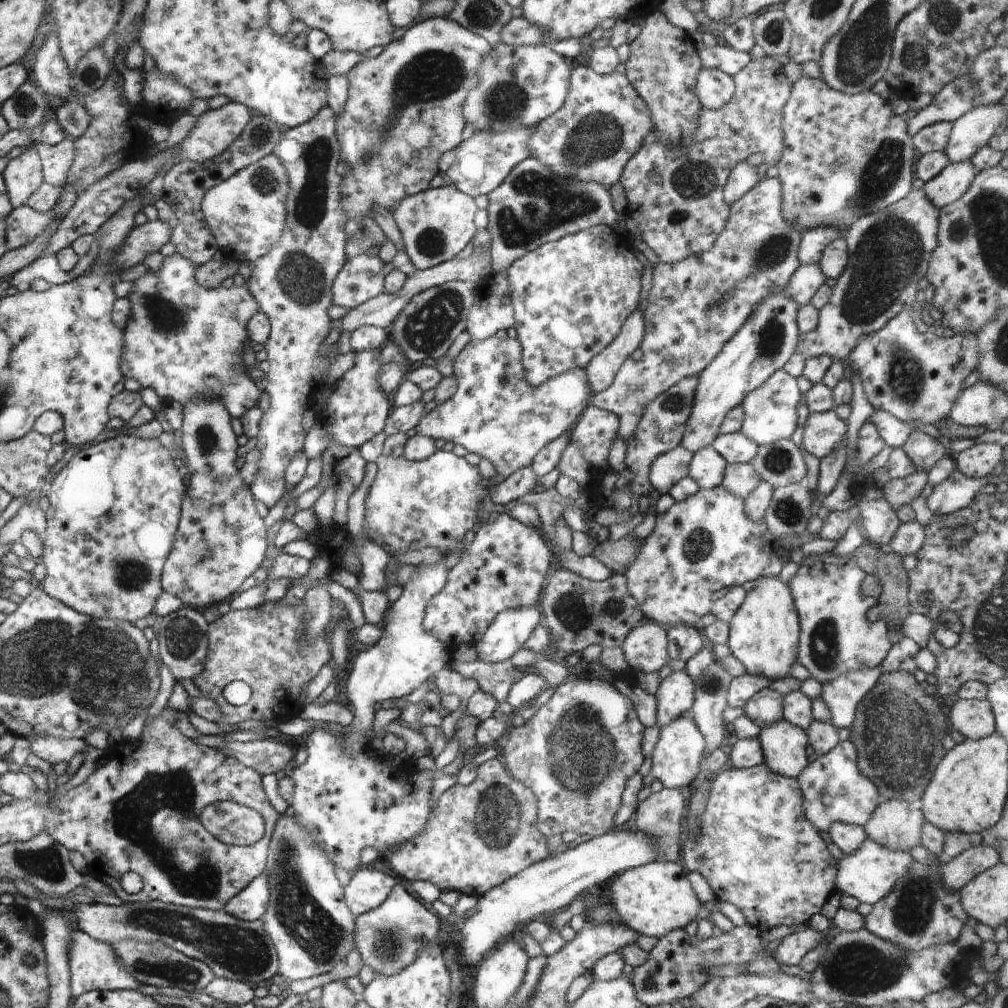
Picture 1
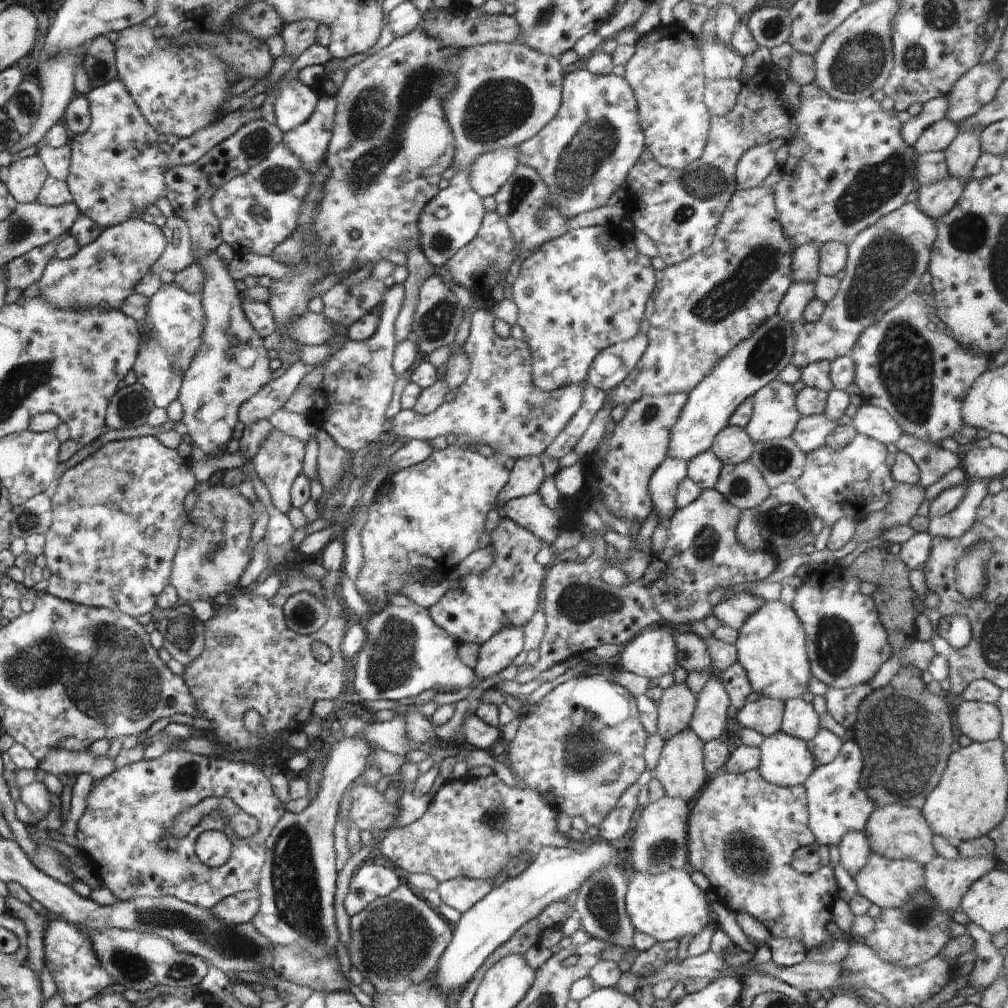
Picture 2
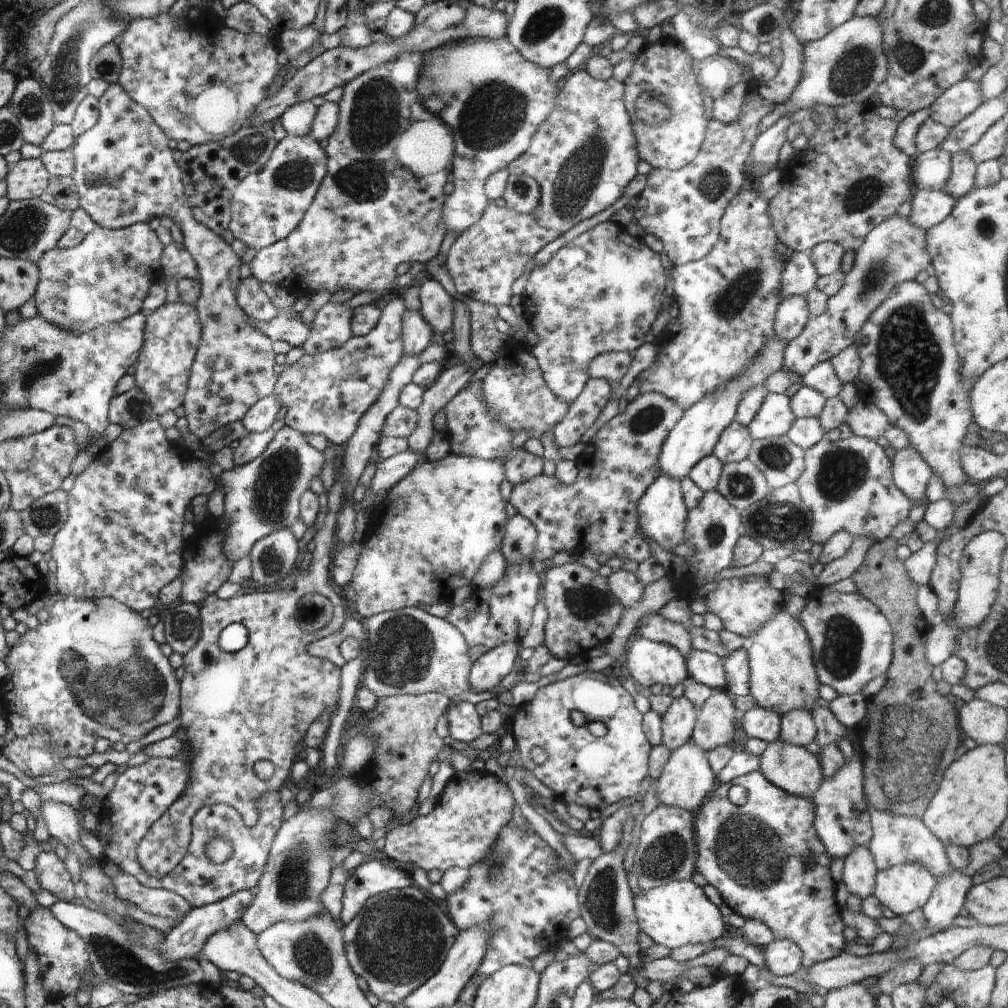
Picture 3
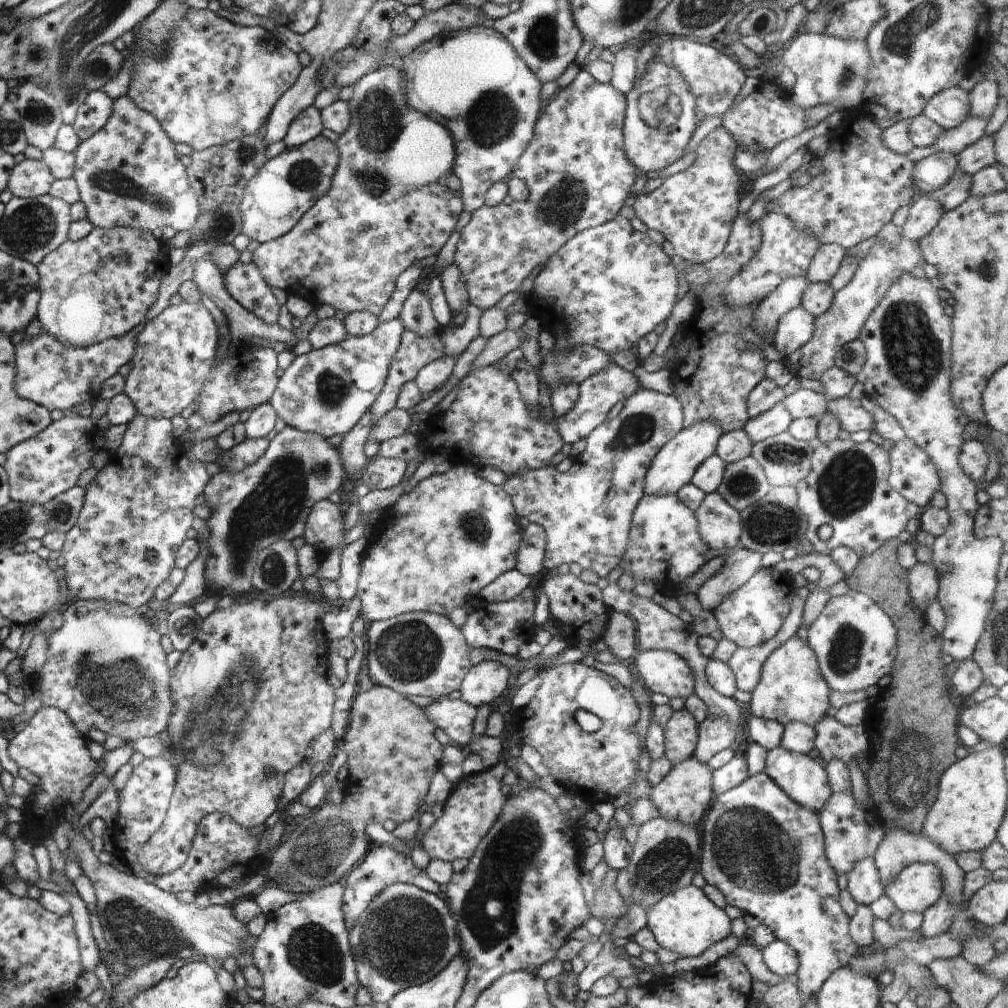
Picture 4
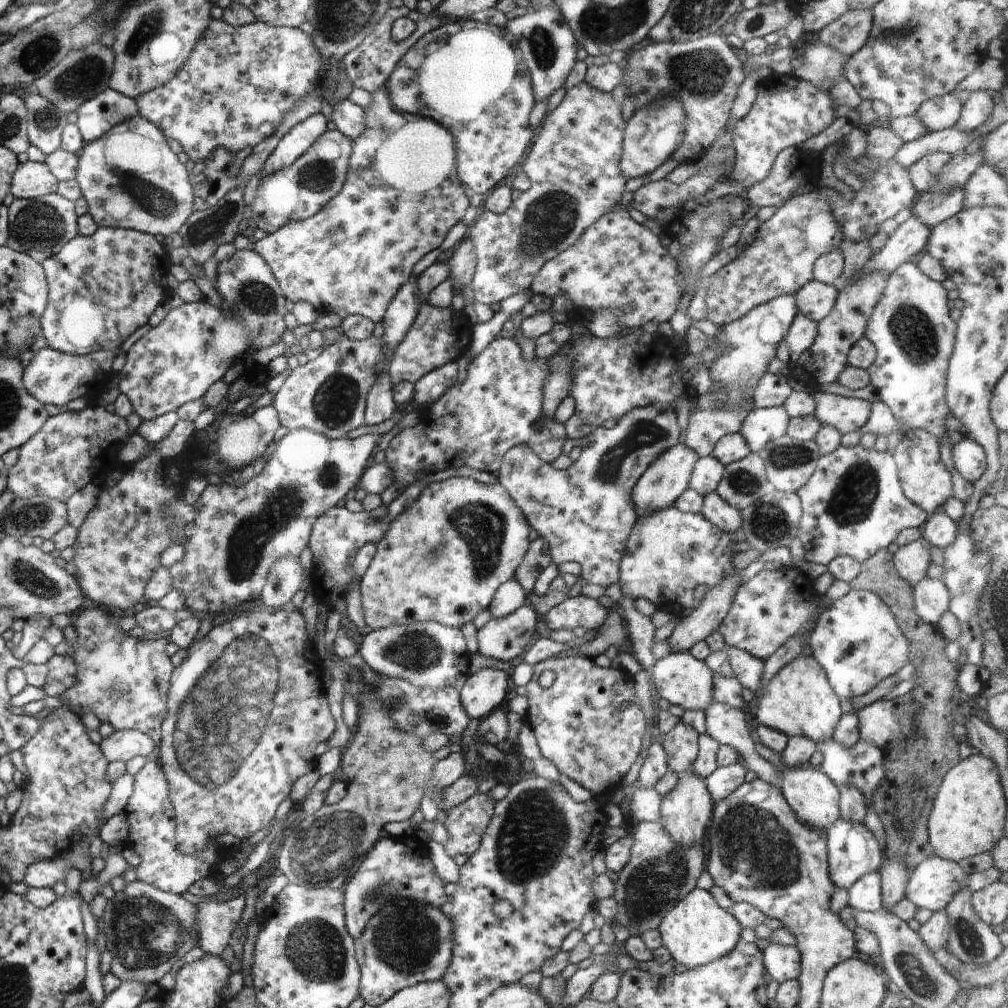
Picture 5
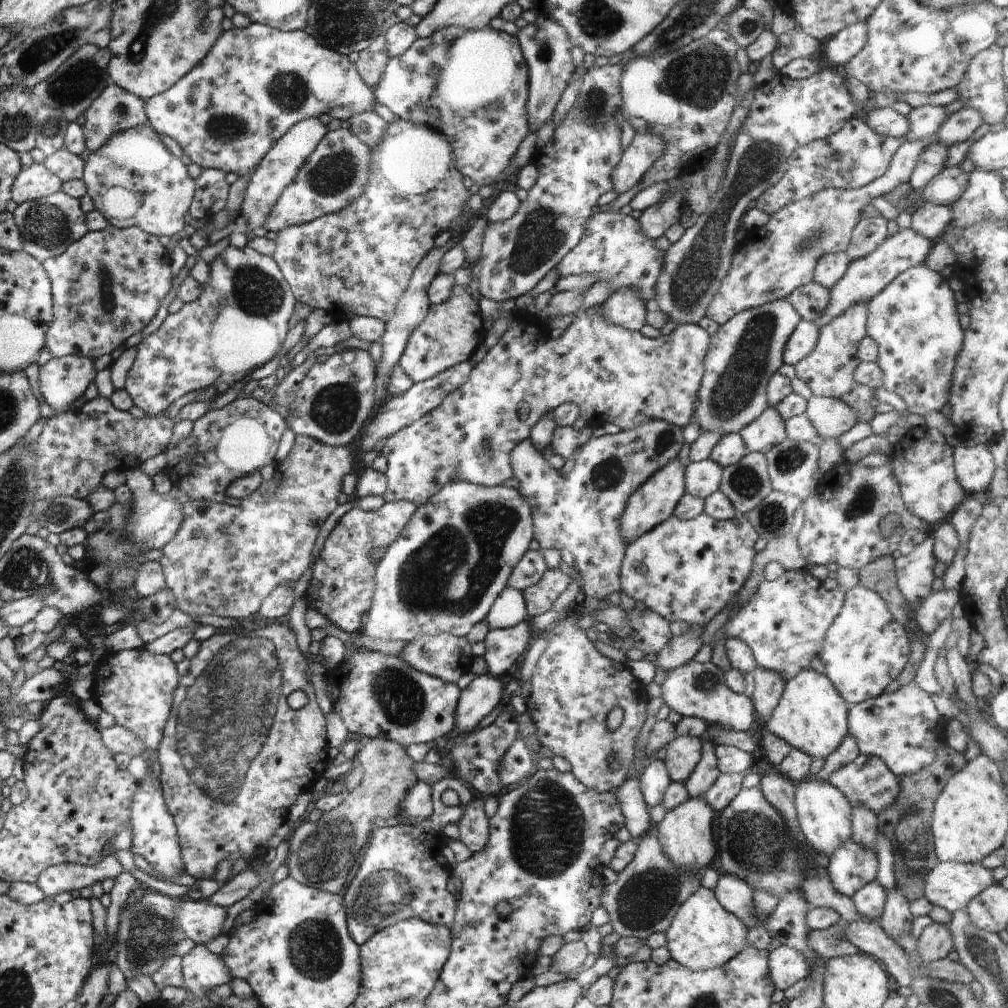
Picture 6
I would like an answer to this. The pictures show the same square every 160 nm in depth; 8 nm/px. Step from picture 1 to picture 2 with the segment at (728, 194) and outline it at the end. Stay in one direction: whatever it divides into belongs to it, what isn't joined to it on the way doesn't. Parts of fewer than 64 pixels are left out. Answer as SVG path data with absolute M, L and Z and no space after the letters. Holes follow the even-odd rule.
M765 142L747 150L737 162L735 179L738 189L760 187L766 178L778 166L770 142Z

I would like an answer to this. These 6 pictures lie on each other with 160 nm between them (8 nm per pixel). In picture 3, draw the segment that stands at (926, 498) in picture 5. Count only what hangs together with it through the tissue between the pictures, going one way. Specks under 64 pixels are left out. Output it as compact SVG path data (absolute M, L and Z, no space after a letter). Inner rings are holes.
M912 446L896 451L891 461L894 484L919 506L925 501L928 481L933 472L924 457Z

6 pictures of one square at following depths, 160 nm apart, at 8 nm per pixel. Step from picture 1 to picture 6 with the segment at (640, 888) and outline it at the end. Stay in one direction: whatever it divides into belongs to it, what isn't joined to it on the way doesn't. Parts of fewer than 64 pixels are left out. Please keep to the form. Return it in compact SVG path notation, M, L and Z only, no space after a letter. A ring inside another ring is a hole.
M700 887L682 904L677 916L674 918L668 931L665 933L667 939L667 950L670 957L690 970L709 970L724 966L726 962L733 960L747 945L747 927L729 911L726 911L716 899L713 890Z

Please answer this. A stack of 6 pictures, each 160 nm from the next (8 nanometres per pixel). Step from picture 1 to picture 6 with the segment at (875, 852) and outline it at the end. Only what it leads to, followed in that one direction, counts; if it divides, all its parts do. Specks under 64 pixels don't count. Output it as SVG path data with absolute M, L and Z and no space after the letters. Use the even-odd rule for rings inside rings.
M939 861L924 878L922 896L930 904L952 913L995 884L992 870L978 863Z

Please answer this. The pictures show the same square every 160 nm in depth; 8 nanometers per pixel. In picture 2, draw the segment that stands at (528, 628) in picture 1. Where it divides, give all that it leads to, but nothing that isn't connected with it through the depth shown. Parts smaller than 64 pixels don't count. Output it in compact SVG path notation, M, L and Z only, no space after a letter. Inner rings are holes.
M506 626L490 640L479 645L476 666L473 668L478 682L485 683L489 676L498 674L523 650L524 633L520 627Z

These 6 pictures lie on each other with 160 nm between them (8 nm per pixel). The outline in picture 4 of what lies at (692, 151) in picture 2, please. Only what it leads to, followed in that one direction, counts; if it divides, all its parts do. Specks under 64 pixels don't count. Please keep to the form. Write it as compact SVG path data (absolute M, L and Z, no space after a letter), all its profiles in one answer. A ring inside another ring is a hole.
M655 56L647 62L646 73L640 84L625 94L627 107L623 122L623 147L626 158L636 167L637 172L658 172L680 159L697 128L696 101L689 91L687 82L678 70L662 64Z

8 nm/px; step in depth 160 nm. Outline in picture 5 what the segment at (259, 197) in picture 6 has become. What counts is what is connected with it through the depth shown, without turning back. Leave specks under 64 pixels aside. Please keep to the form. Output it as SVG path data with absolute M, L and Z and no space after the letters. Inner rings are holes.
M319 113L296 124L278 142L276 150L266 160L261 170L261 178L262 176L266 176L266 174L276 172L276 170L288 168L296 158L300 158L327 131L329 121L329 119L326 119L326 116Z

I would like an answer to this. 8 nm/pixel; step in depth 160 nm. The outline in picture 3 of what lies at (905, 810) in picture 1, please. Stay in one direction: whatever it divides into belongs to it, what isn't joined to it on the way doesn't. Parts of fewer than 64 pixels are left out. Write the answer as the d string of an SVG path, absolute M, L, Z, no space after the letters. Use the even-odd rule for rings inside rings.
M865 794L864 800L866 800L866 806L868 806L873 830L873 837L868 847L878 871L886 870L899 864L918 863L925 866L937 881L946 879L953 872L954 868L948 860L945 846L932 834L932 831L922 820L911 817L906 812L900 814L898 812L879 811L868 802Z

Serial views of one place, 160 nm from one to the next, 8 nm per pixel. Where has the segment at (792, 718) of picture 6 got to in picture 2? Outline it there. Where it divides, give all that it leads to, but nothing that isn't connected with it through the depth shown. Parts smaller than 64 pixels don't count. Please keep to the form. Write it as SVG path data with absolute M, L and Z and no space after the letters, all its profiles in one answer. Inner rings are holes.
M780 598L775 601L765 601L754 614L746 619L738 632L739 638L734 644L737 648L737 660L744 667L754 692L778 699L783 703L790 699L802 698L802 693L808 691L811 672L805 630L794 609Z

